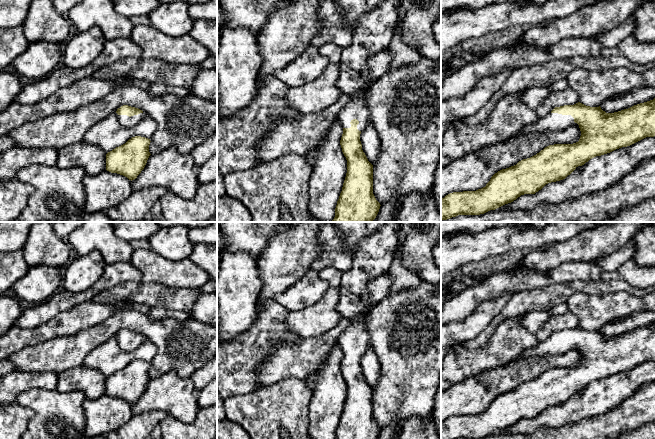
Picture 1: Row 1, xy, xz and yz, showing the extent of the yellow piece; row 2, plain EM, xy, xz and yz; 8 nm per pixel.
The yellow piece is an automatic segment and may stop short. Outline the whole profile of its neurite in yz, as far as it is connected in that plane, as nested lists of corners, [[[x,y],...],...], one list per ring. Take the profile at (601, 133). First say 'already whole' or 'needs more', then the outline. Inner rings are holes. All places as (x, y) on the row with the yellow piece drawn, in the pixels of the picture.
needs more; [[[655,98],[614,113],[606,113],[601,107],[590,107],[580,102],[574,105],[555,107],[535,123],[526,125],[516,135],[562,130],[576,124],[581,136],[573,144],[554,144],[545,147],[536,155],[519,161],[516,165],[495,173],[485,187],[476,191],[453,192],[441,199],[441,220],[458,215],[480,215],[511,203],[524,194],[535,194],[546,184],[565,179],[578,166],[590,159],[630,146],[646,137],[655,136]]]

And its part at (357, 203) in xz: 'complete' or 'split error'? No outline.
split error

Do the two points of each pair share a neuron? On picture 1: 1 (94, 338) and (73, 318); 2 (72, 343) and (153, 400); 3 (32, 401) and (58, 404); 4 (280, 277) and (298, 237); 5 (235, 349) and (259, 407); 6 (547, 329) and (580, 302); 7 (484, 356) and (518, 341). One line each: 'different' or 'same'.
1: different
2: different
3: same
4: same
5: different
6: different
7: same

